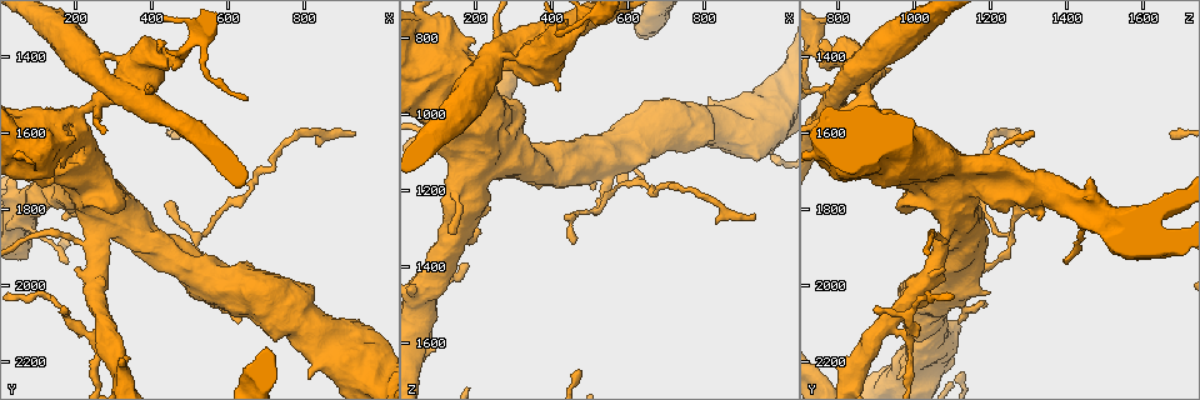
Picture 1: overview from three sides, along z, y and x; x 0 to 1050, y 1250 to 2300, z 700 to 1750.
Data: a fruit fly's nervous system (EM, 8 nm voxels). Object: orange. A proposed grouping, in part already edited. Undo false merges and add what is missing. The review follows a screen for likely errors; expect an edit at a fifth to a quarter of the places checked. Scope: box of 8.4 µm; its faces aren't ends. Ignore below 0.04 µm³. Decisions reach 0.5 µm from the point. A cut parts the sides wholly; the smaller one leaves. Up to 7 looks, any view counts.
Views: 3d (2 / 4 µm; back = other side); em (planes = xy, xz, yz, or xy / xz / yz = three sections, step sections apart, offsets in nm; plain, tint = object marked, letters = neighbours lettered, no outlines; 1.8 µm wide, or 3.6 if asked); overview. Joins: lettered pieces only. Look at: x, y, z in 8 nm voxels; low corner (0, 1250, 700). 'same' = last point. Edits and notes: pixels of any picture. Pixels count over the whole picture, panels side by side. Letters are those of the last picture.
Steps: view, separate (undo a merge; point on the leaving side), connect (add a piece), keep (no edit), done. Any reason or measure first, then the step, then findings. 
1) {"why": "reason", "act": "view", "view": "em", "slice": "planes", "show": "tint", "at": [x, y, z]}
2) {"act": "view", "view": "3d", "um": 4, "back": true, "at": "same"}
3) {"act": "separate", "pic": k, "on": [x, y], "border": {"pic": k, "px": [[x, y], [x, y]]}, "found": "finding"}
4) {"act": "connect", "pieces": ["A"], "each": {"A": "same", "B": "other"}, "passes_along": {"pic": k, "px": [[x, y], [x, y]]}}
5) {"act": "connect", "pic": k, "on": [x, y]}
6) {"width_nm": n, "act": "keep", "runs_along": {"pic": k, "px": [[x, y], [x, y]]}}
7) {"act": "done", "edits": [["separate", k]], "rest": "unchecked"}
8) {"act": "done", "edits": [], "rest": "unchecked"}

{"why": "thin arm on a thick one", "act": "view", "view": "3d", "um": 4, "at": [300, 1475, 855]}

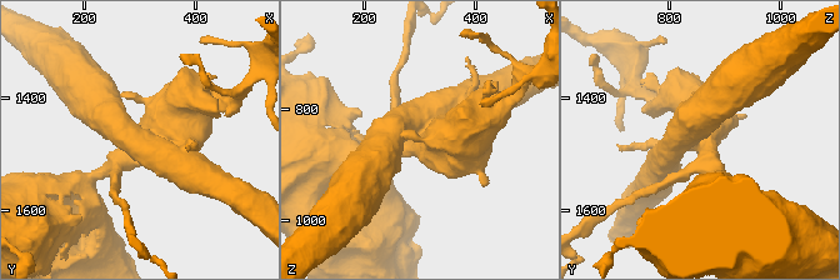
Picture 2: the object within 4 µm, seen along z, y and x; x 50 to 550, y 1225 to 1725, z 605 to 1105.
{"act": "view", "view": "em", "um": 3.6, "slice": "planes", "show": "letters", "at": [305, 1475, 850]}

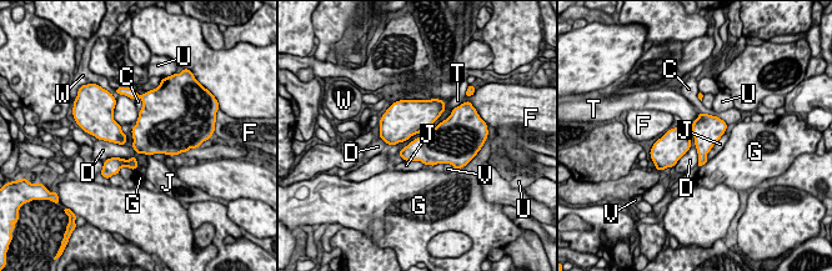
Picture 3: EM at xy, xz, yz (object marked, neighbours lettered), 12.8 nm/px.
{"act": "keep", "each": {"C": "other", "D": "other", "F": "other", "G": "other", "J": "other", "T": "other", "U": "other", "V": "other", "W": "other"}, "found": "one neuron here"}

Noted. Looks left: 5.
{"why": "touches itself", "act": "view", "view": "em", "um": 3.6, "slice": "planes", "show": "plain", "at": [150, 1670, 1215]}

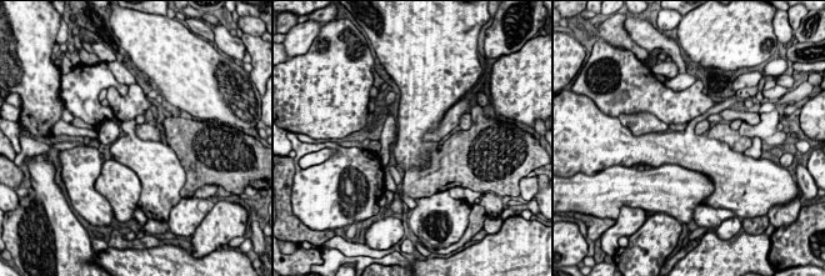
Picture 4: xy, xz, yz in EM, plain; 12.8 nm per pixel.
{"why": "see the neighbours", "act": "view", "view": "em", "um": 3.6, "slice": "planes", "show": "letters", "at": "same"}

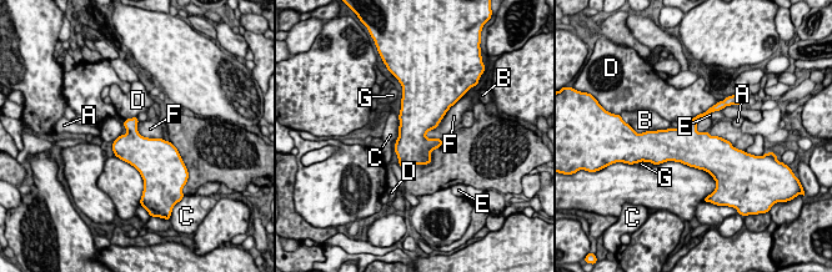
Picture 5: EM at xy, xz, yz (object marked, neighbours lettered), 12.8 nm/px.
{"act": "keep", "each": {"A": "other", "B": "other", "C": "other", "D": "other", "E": "other", "F": "other", "G": "other"}, "border": {"pic": 5, "px": [[449, 110], [426, 137]]}, "found": "all the same neuron"}

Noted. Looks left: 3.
{"why": "thick turns thin", "act": "view", "view": "em", "slice": "xy", "step": 8, "show": "plain", "at": [100, 1665, 770]}

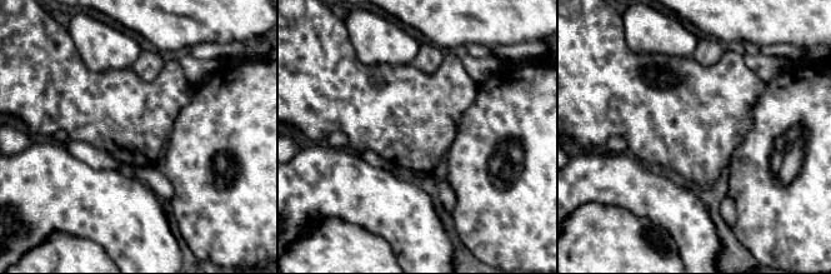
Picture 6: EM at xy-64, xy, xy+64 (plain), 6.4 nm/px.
{"act": "view", "view": "em", "slice": "xy", "step": 8, "show": "tint", "at": "same"}

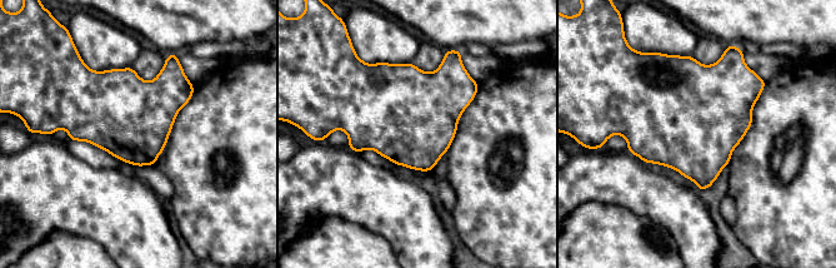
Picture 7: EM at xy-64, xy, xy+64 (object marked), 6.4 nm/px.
{"why": "see the neighbours", "act": "view", "view": "em", "slice": "xy", "step": 8, "show": "letters", "at": "same"}

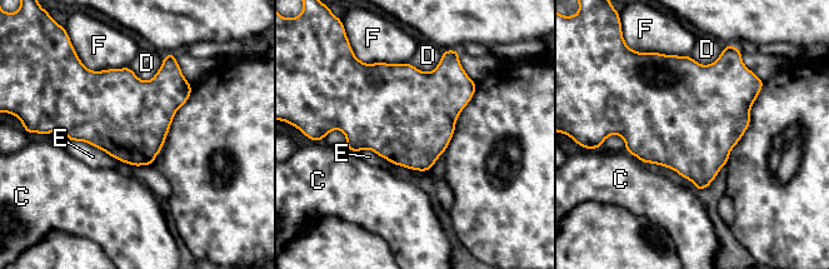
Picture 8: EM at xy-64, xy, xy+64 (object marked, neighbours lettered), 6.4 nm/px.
{"act": "keep", "each": {"C": "other", "D": "other", "E": "other", "F": "other"}, "border": {"pic": 8, "px": [[68, 140], [86, 142], [120, 162]]}, "found": "one neuron here"}

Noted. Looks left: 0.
{"act": "done", "edits": [], "rest": "unchecked"}

